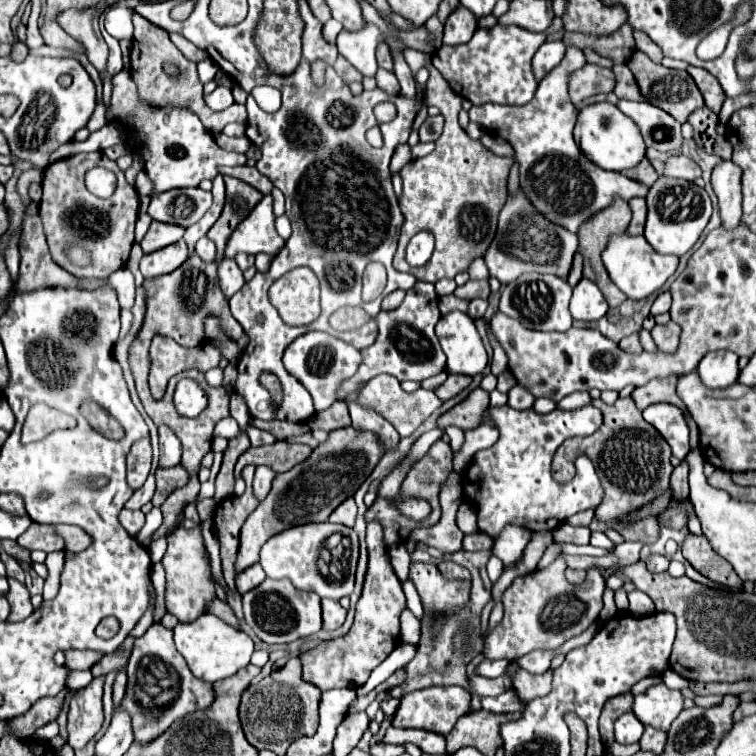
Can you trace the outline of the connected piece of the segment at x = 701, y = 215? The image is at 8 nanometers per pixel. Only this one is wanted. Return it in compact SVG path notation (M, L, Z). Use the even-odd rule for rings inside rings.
M660 176L650 188L646 202L648 202L648 220L644 236L652 244L652 248L660 254L674 254L674 256L686 254L696 244L696 240L700 238L702 230L706 228L712 216L712 202L706 190L682 178Z

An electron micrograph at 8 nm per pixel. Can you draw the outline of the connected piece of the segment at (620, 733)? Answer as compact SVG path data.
M630 712L626 716L620 716L614 724L614 732L616 732L616 742L620 744L634 744L640 740L644 726L636 720L636 716Z

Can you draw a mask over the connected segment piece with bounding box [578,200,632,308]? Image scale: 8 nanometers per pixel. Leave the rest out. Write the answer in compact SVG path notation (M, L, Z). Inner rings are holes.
M614 200L614 204L612 204L610 208L606 208L604 212L598 212L598 216L594 216L594 220L588 220L588 222L582 224L582 228L578 230L578 238L580 238L580 248L578 248L578 250L580 250L582 256L584 256L584 276L590 278L590 280L602 290L602 294L604 294L604 298L606 298L606 302L608 302L610 308L620 306L620 304L626 300L626 296L624 296L624 294L616 288L616 284L610 280L610 276L608 276L608 272L606 272L606 268L604 268L604 264L602 264L600 254L606 250L610 236L614 236L614 234L624 234L624 232L626 232L626 226L630 224L630 218L632 218L632 212L630 212L630 208L628 208L628 202L624 202L624 200Z

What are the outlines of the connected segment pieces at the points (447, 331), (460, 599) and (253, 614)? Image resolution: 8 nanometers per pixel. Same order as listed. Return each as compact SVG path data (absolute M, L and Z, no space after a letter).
M450 312L438 322L438 340L448 358L446 370L476 376L488 364L488 354L474 320L464 312Z
M412 564L410 580L428 612L452 612L454 606L466 604L470 596L468 582L444 578L434 564Z
M266 578L260 586L242 596L246 624L266 644L290 644L298 638L308 638L322 628L320 596L314 592L298 590L290 580Z

